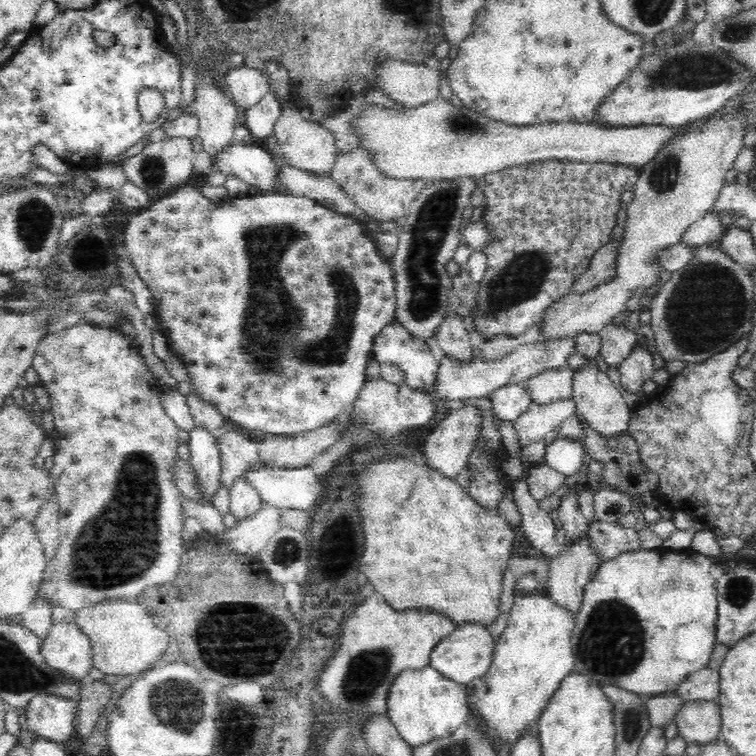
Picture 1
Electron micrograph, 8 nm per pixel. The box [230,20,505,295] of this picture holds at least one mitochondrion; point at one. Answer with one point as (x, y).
(461, 123)

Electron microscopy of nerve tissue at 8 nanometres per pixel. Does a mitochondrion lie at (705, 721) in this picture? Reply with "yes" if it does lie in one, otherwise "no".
no

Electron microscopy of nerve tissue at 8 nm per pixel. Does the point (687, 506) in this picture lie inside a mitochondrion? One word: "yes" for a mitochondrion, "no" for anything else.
no

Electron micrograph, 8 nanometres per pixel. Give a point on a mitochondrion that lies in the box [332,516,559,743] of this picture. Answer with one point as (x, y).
(368, 670)

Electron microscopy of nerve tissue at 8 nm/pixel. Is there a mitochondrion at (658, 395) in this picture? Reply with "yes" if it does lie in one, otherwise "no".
no

